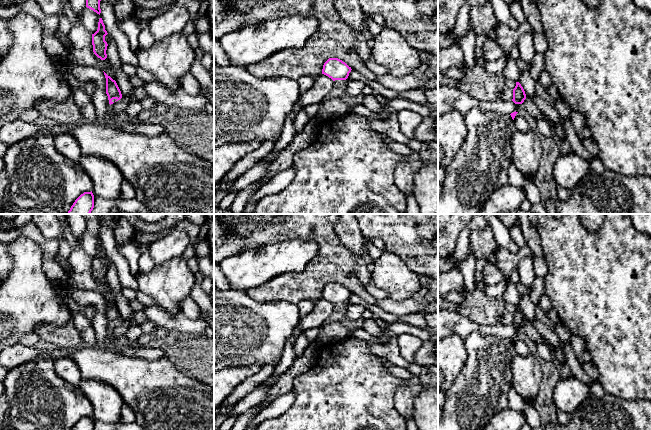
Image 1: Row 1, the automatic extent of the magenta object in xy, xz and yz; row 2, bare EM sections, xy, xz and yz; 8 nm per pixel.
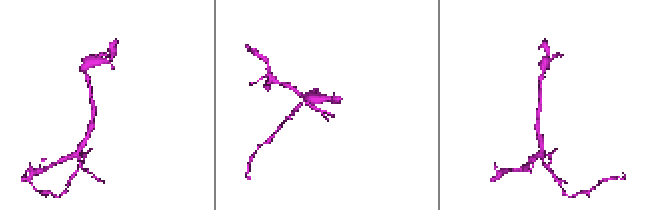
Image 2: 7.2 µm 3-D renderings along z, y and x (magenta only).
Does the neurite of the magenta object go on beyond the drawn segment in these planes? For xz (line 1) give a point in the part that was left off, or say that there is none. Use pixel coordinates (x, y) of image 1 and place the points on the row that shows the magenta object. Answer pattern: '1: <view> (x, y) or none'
1: none

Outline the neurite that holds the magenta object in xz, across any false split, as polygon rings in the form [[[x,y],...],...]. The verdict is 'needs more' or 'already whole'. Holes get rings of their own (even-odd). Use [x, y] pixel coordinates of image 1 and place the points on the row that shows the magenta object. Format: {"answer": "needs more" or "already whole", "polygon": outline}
{"answer": "already whole", "polygon": [[[329,58],[323,65],[322,74],[328,76],[333,81],[346,80],[351,70],[351,67],[342,60]]]}

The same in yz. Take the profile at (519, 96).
{"answer": "already whole", "polygon": [[[516,82],[516,86],[513,89],[513,99],[512,101],[515,104],[522,104],[524,100],[526,99],[526,94],[519,82]]]}

